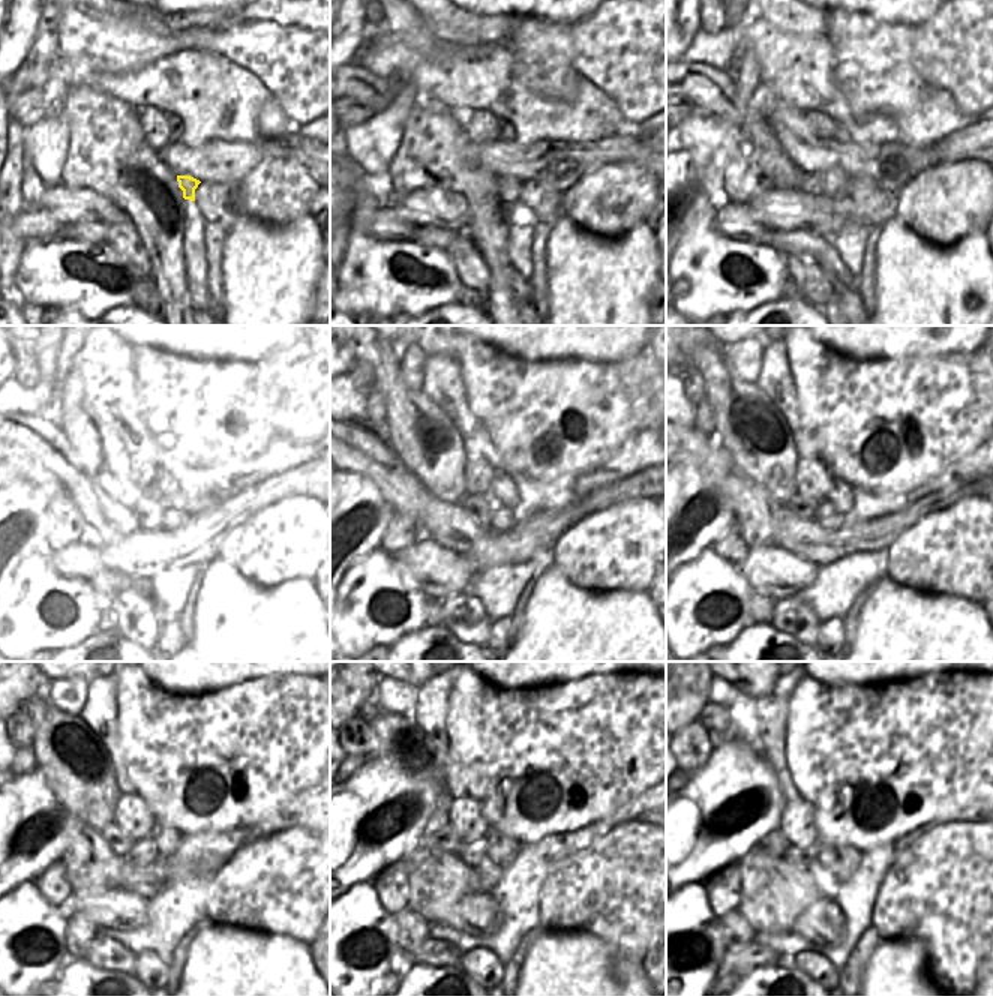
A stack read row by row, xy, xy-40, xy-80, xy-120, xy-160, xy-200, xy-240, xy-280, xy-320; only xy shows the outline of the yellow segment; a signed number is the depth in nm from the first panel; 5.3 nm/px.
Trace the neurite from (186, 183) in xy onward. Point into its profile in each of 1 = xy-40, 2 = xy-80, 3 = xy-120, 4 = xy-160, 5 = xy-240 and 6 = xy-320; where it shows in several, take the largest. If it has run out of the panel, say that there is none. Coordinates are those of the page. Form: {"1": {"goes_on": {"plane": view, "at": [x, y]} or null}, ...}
{"1": {"goes_on": {"plane": "xy-40", "at": [509, 188]}}, "2": {"goes_on": {"plane": "xy-80", "at": [833, 183]}}, "3": {"goes_on": {"plane": "xy-120", "at": [150, 513]}}, "4": {"goes_on": {"plane": "xy-160", "at": [480, 507]}}, "5": {"goes_on": {"plane": "xy-240", "at": [114, 837]}}, "6": {"goes_on": {"plane": "xy-320", "at": [776, 843]}}}

